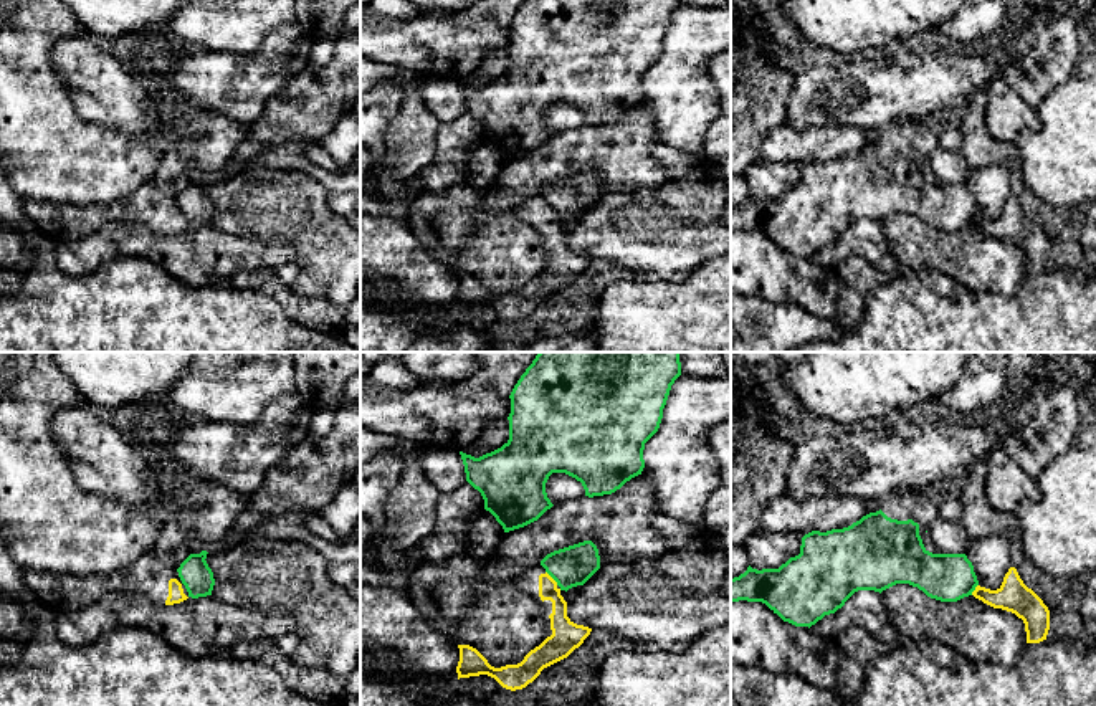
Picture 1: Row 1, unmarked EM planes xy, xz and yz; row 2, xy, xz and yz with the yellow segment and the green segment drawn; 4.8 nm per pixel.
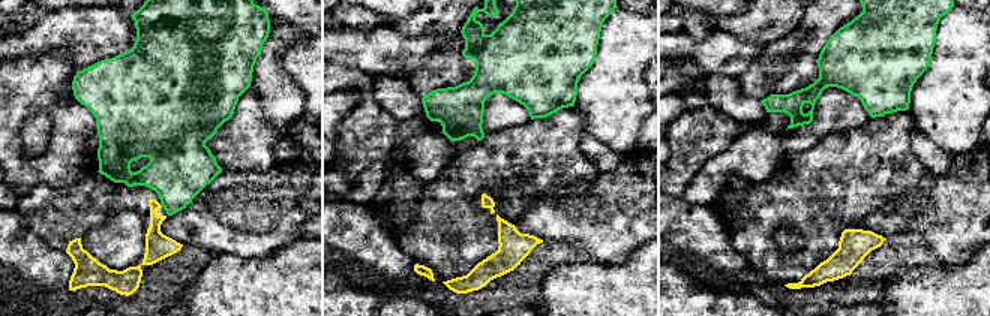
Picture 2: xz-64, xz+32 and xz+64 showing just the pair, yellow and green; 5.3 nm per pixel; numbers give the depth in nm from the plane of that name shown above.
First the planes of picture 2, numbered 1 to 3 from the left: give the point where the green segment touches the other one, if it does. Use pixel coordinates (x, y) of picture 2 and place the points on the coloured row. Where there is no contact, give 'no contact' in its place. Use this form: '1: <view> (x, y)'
1: no contact
2: no contact
3: no contact

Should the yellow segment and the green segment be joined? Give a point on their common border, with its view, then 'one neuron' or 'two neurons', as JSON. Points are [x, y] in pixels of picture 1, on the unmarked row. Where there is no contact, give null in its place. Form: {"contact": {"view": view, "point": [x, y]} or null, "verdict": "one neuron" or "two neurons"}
{"contact": {"view": "xz", "point": [551, 207]}, "verdict": "two neurons"}

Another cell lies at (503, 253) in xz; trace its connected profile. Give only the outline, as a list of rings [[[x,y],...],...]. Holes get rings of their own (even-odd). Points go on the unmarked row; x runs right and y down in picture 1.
[[[638,104],[612,124],[582,126],[554,134],[537,150],[506,162],[483,192],[471,235],[465,246],[453,253],[450,270],[476,278],[494,298],[521,293],[531,279],[552,265],[552,260],[549,245],[542,241],[532,225],[514,213],[514,208],[539,197],[547,184],[584,170],[597,175],[600,197],[658,188],[670,180],[666,167],[651,155],[658,142],[651,109]]]

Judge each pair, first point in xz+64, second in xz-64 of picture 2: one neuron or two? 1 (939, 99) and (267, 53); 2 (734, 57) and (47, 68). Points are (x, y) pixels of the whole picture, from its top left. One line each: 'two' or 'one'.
1: one
2: two

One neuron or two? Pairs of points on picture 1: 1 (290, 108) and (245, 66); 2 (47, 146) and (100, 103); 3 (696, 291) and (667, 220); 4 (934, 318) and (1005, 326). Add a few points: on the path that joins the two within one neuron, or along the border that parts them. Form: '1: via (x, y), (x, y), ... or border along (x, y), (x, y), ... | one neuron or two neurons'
1: border along (304, 70), (293, 75), (248, 123) | two neurons
2: border along (63, 83), (81, 118), (118, 131) | two neurons
3: border along (713, 257), (681, 280), (652, 278) | two neurons
4: via (953, 326), (987, 326) | one neuron

